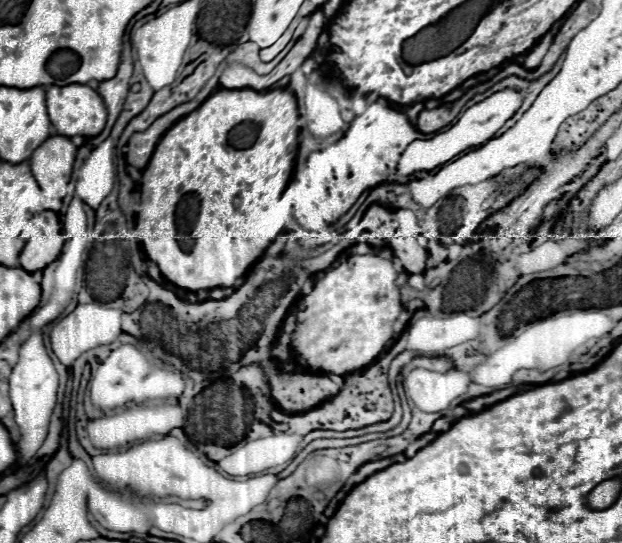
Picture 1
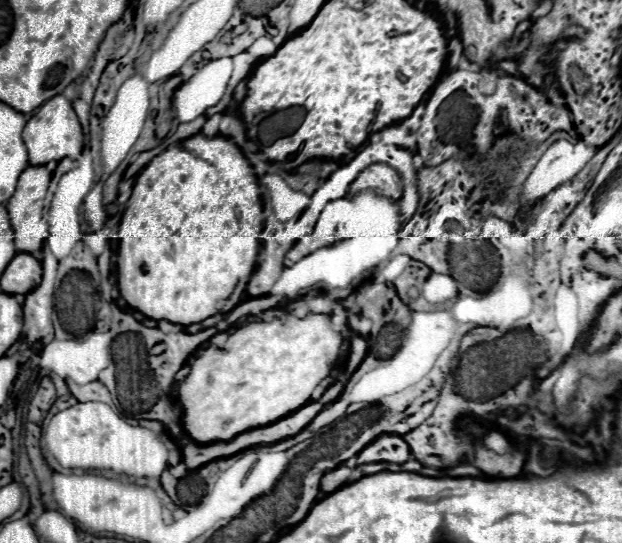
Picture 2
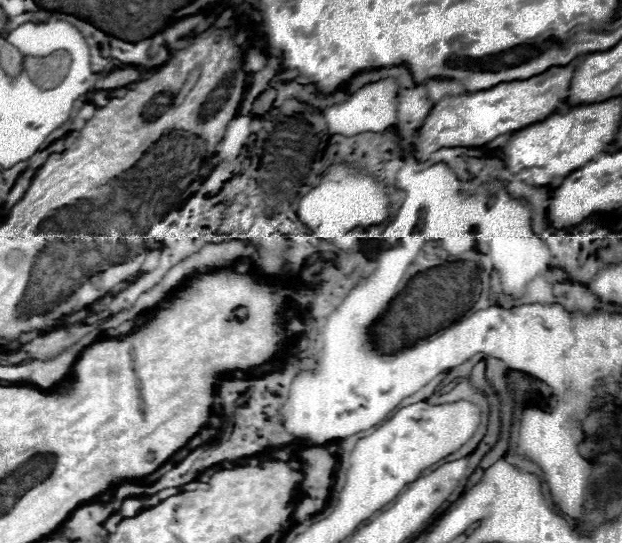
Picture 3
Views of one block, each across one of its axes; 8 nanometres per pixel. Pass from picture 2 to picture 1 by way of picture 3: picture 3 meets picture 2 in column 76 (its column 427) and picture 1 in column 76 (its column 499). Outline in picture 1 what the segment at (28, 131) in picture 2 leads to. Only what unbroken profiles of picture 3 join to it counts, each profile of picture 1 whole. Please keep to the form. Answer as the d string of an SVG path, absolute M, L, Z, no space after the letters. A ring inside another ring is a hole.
M70 84L70 86L48 86L46 88L46 106L50 122L56 134L64 134L66 138L74 136L98 136L106 124L106 108L102 98L90 86Z

